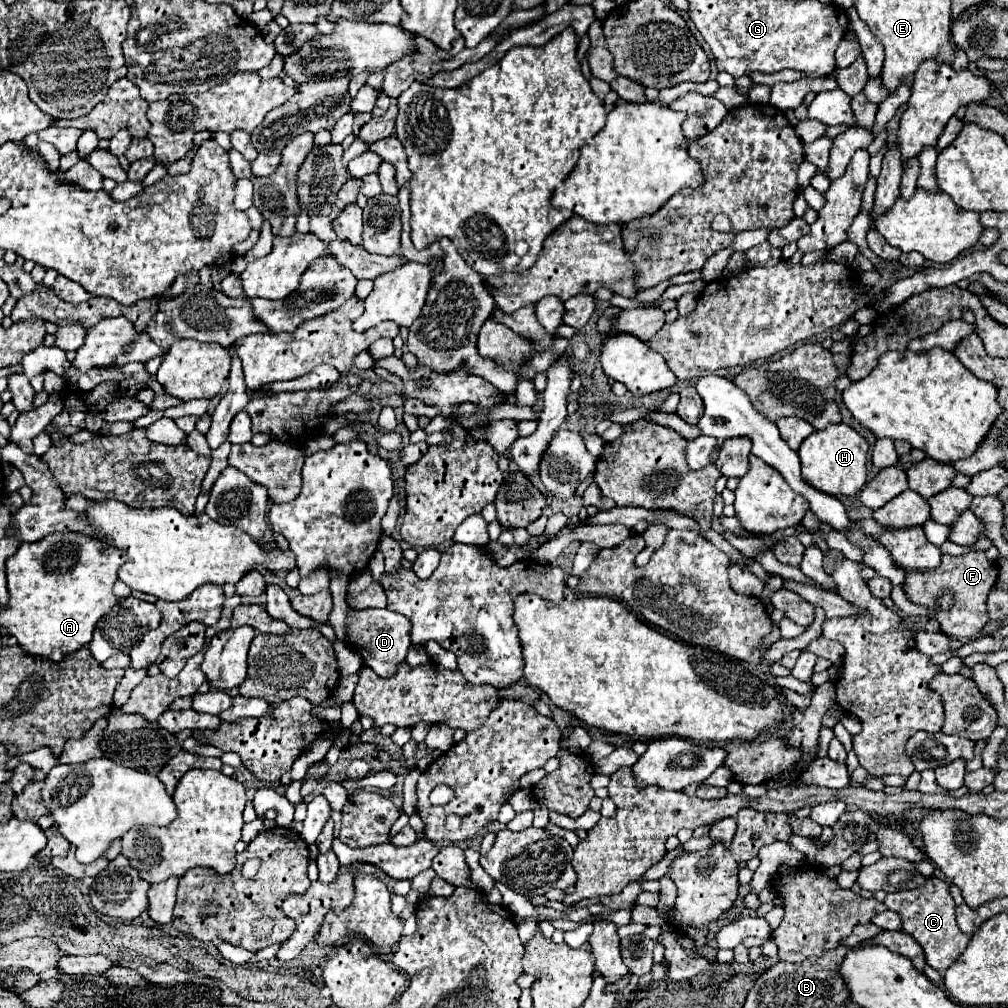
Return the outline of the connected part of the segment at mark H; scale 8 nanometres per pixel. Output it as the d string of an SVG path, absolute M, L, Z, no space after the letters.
M832 424L824 430L812 432L802 446L798 448L802 476L818 490L832 496L852 496L866 484L866 460L868 460L868 442L852 430L848 424Z

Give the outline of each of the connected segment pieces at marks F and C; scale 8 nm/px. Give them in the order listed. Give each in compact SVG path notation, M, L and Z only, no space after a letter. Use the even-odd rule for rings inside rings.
M970 552L966 556L942 556L942 564L934 570L912 570L906 576L906 594L912 602L930 606L936 610L936 620L940 622L940 628L944 634L952 638L976 638L980 636L982 628L988 624L988 612L986 612L986 598L990 590L994 588L998 580L998 566L996 562L990 562L984 552ZM942 590L954 592L954 606L948 612L940 612L936 600Z
M936 876L928 878L926 884L916 890L900 890L888 894L884 904L888 906L888 910L894 910L902 916L902 930L916 938L916 942L924 948L926 962L932 968L940 970L940 974L962 954L962 950L970 942L970 936L962 934L956 924L956 904L950 896L950 886Z

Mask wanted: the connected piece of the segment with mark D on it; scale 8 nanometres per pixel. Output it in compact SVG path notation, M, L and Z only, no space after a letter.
M362 610L354 612L348 620L348 636L352 646L362 656L364 666L370 666L380 676L392 676L396 666L406 658L410 646L410 620L398 612L390 610Z

